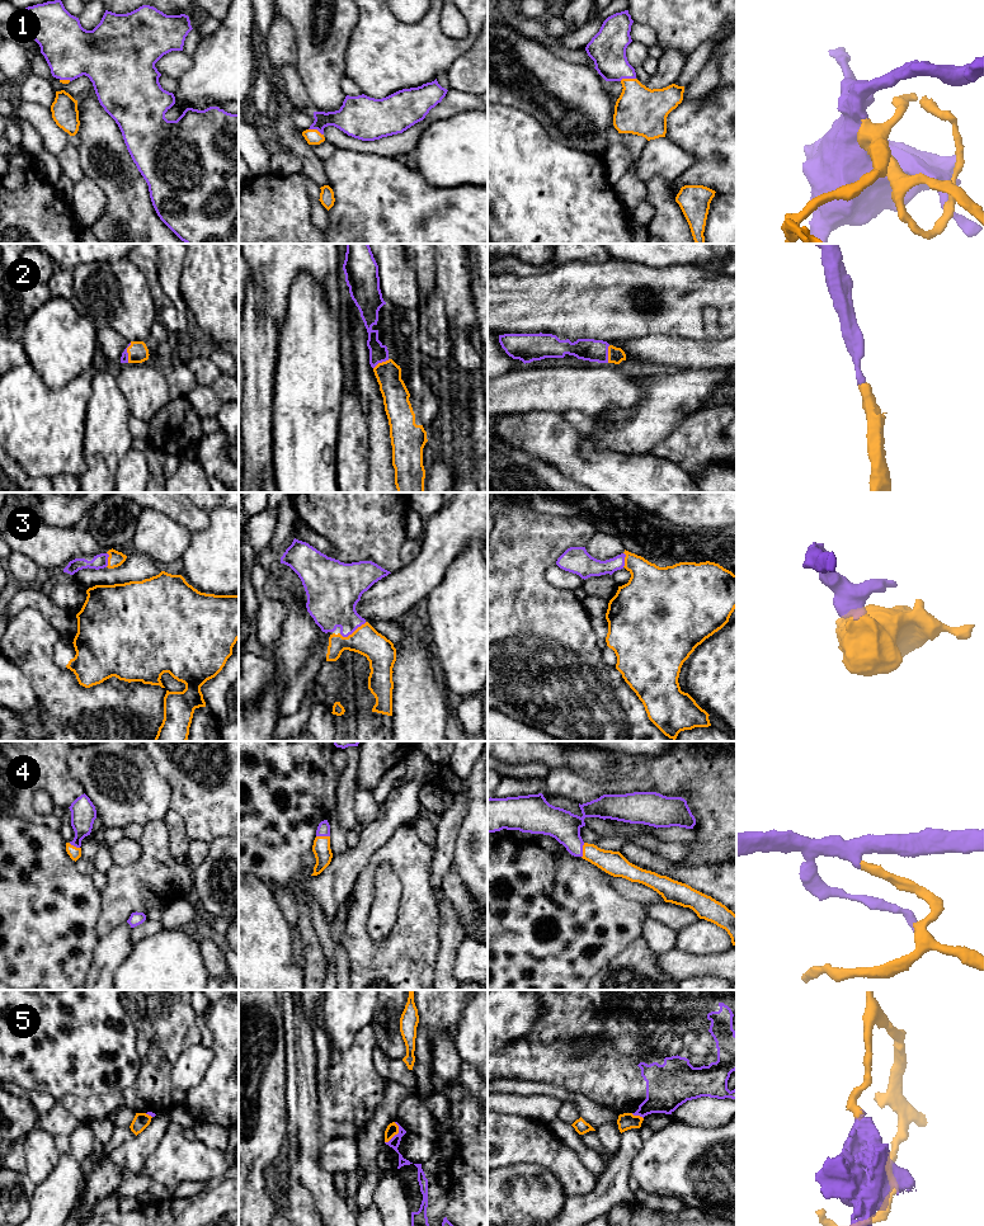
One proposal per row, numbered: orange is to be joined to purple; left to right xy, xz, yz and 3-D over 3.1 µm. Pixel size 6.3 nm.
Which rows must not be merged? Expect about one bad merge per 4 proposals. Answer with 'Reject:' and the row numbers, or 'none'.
Reject: 5

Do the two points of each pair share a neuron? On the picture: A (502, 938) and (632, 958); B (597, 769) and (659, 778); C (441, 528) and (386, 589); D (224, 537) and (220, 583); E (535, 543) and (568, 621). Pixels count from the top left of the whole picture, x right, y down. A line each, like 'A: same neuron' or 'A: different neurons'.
A: different neurons
B: different neurons
C: same neuron
D: same neuron
E: same neuron

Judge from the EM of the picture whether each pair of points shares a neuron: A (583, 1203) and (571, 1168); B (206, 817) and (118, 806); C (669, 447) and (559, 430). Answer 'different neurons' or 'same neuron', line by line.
A: different neurons
B: same neuron
C: different neurons

